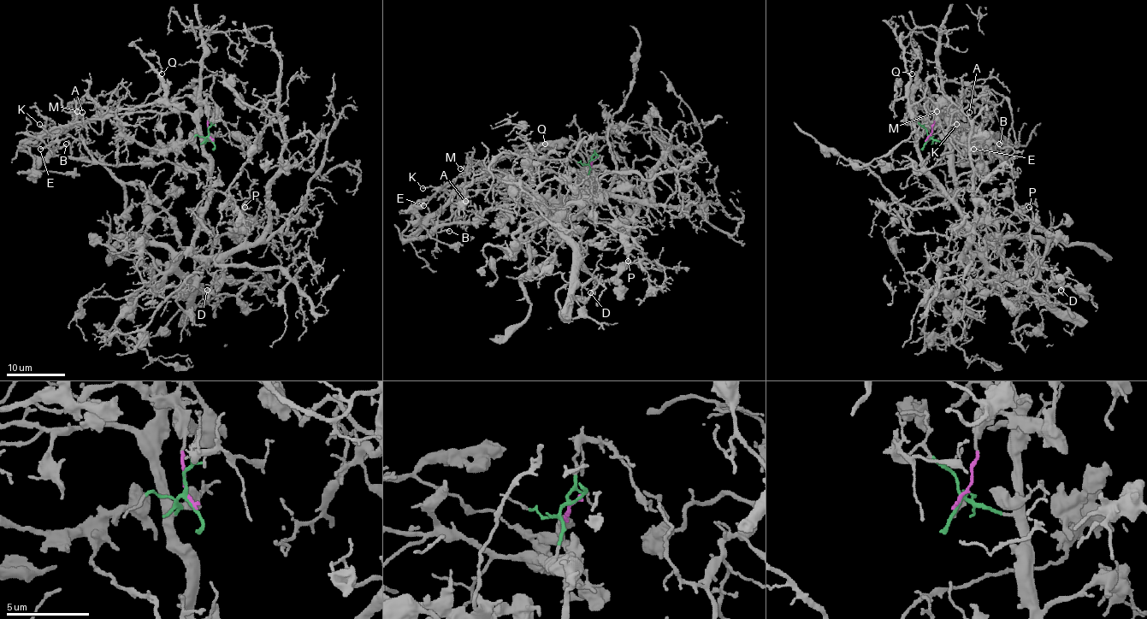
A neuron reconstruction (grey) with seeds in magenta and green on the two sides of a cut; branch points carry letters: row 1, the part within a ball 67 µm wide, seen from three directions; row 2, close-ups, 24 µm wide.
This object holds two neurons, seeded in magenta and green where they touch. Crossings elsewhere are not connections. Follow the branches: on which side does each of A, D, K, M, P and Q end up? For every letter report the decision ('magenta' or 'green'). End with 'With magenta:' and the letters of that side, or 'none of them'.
A: magenta
D: green
K: magenta
M: magenta
P: green
Q: magenta
With magenta: A, K, M, Q

